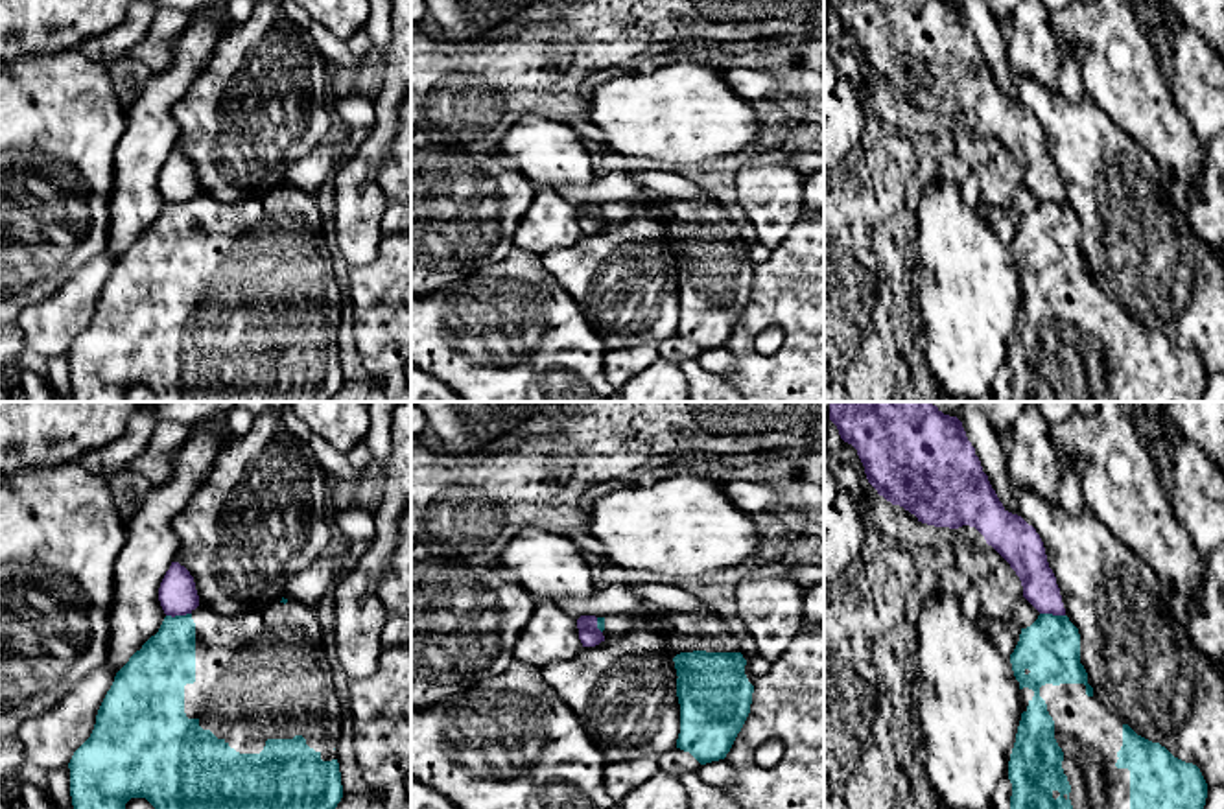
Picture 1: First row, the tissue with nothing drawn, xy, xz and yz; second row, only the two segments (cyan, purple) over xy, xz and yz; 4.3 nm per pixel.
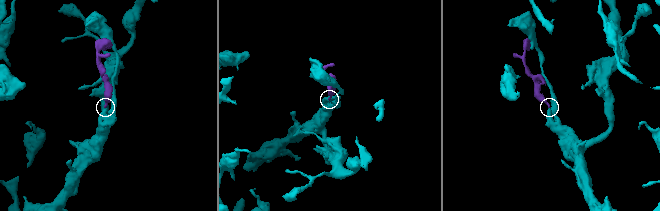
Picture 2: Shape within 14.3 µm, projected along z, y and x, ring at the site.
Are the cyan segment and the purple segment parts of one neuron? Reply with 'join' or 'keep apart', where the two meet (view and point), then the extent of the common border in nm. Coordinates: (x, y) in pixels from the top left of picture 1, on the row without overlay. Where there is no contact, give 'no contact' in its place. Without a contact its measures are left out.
keep apart | xy (177, 203) | 110 nm

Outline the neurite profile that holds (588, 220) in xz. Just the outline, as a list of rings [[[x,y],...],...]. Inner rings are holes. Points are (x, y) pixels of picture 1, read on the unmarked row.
[[[581,203],[577,206],[579,216],[579,227],[583,234],[595,234],[601,229],[605,229],[603,219],[597,216],[597,205],[595,203]]]

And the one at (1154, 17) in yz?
[[[1134,0],[1128,7],[1136,13],[1148,37],[1165,79],[1172,81],[1176,33],[1171,29],[1171,13],[1165,0]]]

